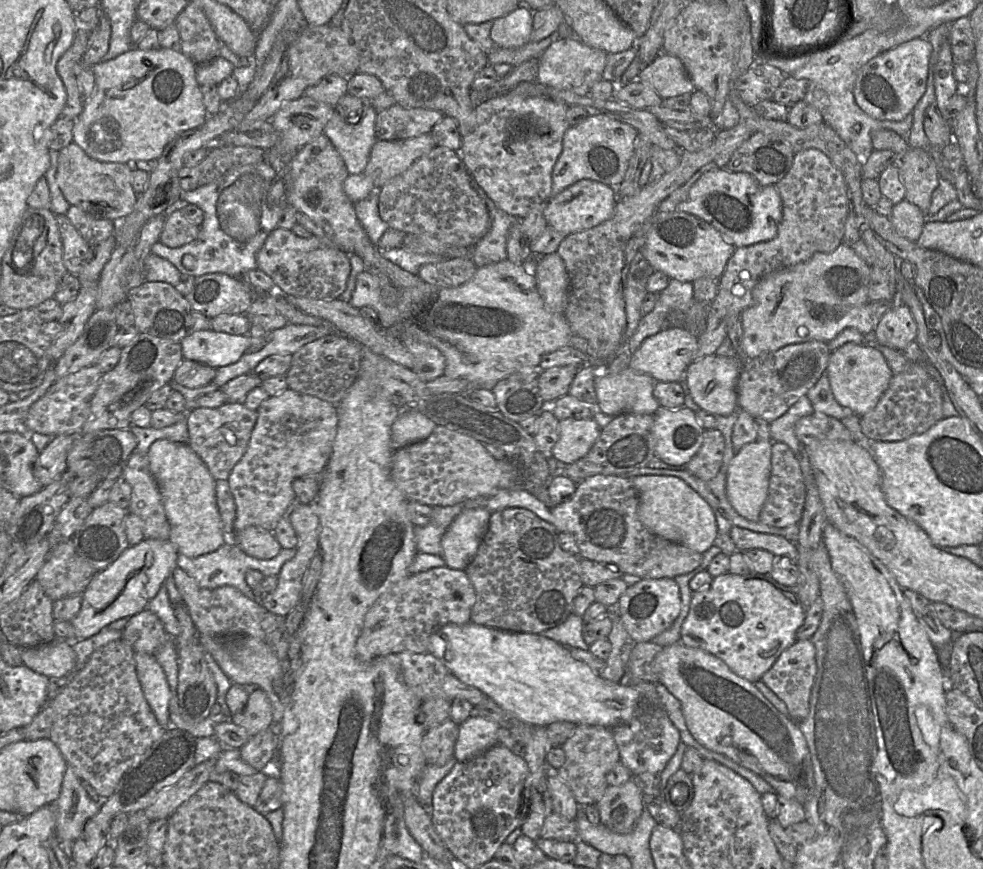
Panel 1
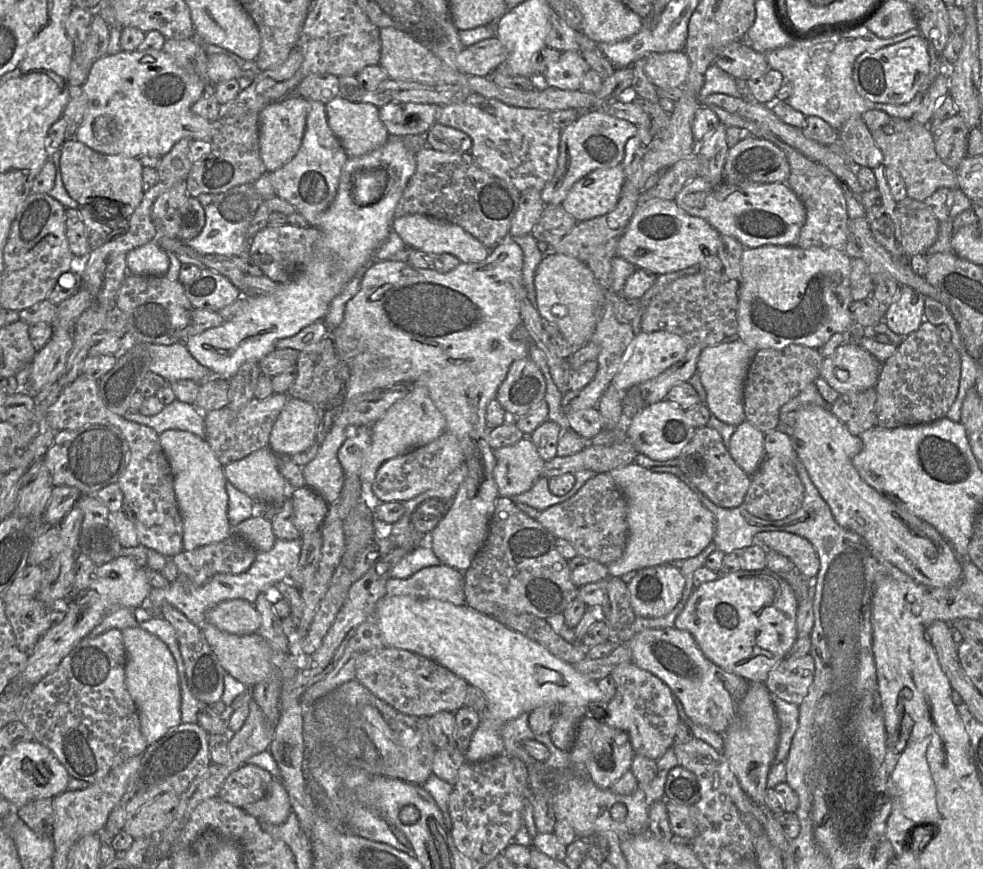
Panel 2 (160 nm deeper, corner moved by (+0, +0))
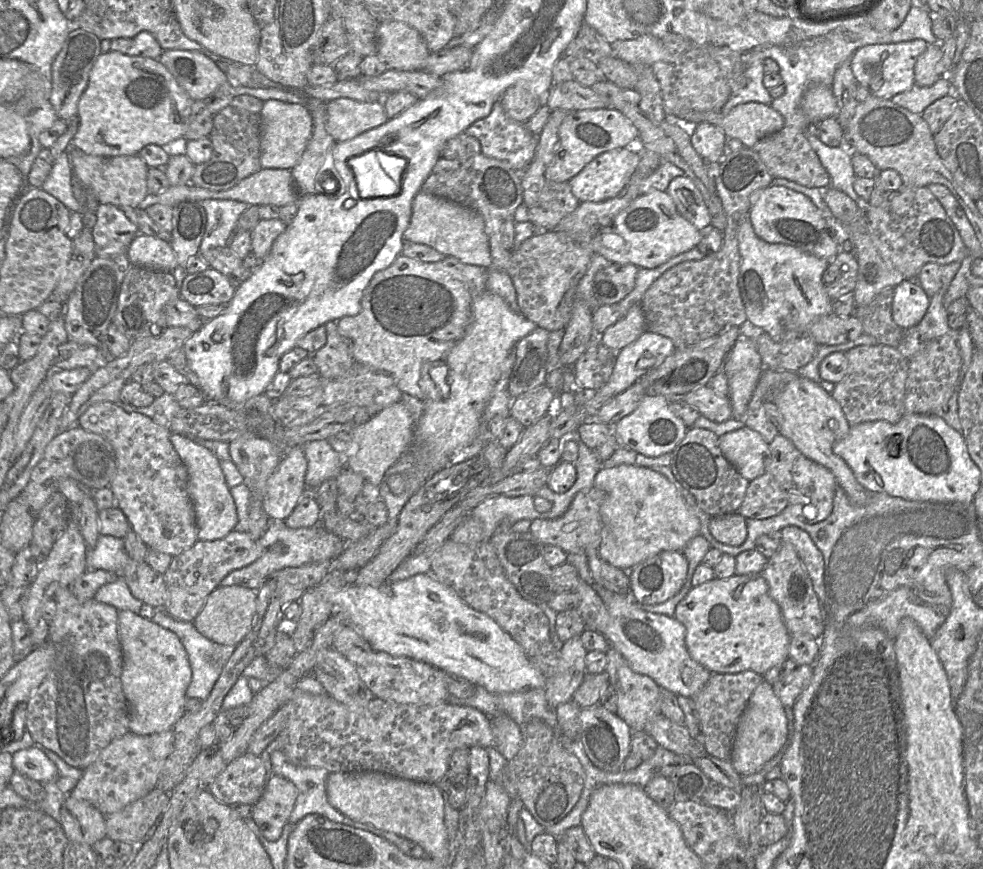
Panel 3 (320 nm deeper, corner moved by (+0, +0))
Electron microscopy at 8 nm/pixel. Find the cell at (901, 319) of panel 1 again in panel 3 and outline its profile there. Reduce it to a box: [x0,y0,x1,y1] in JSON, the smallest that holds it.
[892,280,930,329]

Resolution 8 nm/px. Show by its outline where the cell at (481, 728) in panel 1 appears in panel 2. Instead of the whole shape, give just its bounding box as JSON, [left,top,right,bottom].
[375,595,605,762]

